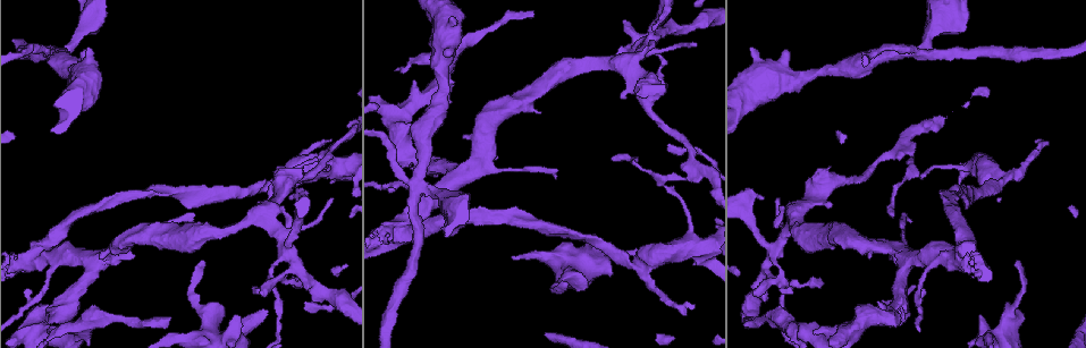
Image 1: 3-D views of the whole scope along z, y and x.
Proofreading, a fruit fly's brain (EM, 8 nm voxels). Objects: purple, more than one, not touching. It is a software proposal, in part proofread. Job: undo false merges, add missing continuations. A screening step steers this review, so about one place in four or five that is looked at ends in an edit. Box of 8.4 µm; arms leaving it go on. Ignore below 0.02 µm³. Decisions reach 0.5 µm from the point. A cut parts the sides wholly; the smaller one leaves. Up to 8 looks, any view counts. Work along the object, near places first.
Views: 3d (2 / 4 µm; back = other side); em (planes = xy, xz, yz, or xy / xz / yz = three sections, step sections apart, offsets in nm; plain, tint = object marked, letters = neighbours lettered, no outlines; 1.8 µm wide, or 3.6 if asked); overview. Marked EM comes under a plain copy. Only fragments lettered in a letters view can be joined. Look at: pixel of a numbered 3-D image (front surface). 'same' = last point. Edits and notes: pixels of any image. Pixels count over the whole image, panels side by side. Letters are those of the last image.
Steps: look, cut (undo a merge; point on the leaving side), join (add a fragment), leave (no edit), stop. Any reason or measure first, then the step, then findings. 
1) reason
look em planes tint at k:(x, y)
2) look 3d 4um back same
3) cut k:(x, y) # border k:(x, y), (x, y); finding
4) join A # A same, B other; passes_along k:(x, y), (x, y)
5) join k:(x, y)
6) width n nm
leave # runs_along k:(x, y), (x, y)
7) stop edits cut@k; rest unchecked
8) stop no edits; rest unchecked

branch point
look 3d 4um back at 1:(287, 248)

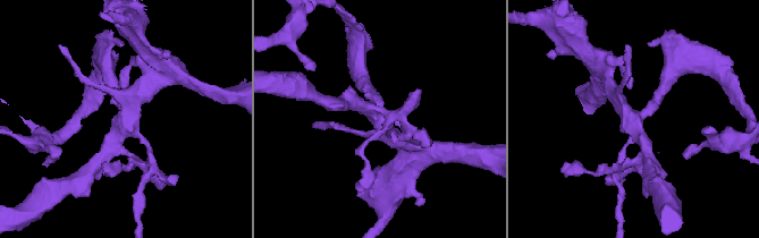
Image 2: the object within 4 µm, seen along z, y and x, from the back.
look em planes tint at 2:(632, 119)

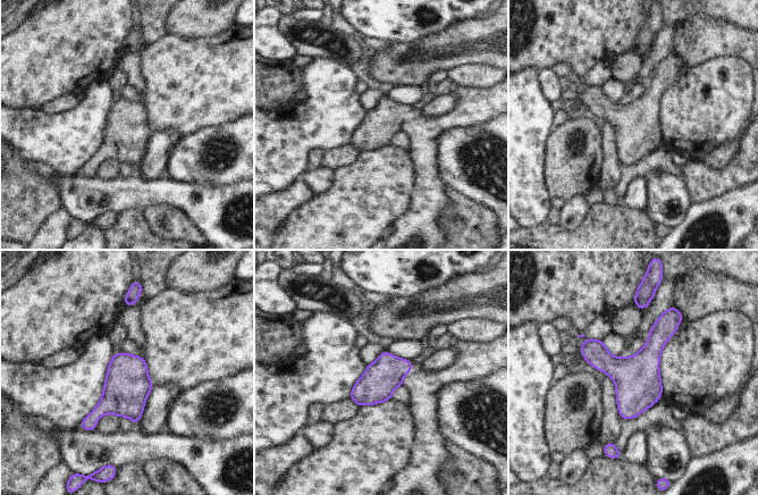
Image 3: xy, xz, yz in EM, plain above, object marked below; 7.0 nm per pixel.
look em planes letters same

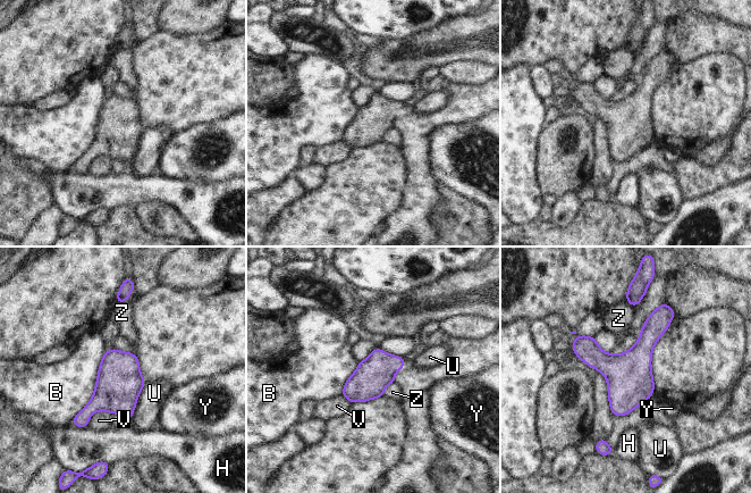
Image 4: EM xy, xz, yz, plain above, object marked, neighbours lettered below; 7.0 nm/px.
longest_contact B 550 nm
leave # B other, H other, U other, V other, Y other, Z other; border 4:(394, 382), (384, 390), (382, 397); one cell here

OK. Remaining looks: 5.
branch stops here
look em xy step 4 tint at 1:(746, 318)

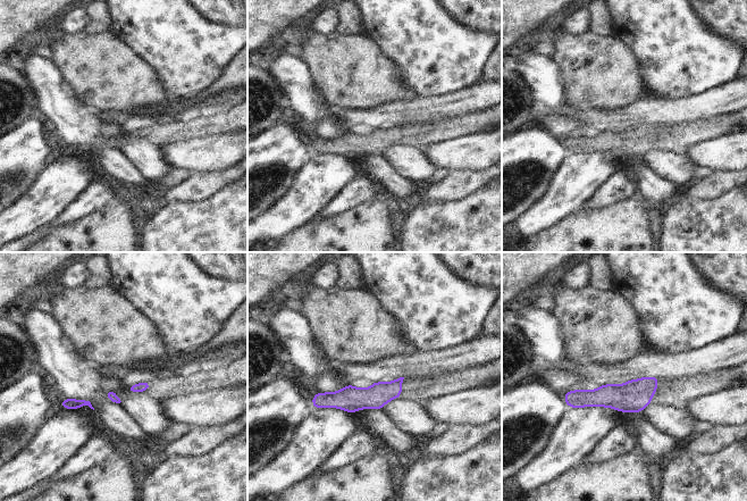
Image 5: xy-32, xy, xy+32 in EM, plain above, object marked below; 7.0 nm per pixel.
cut it another way
look em planes letters same

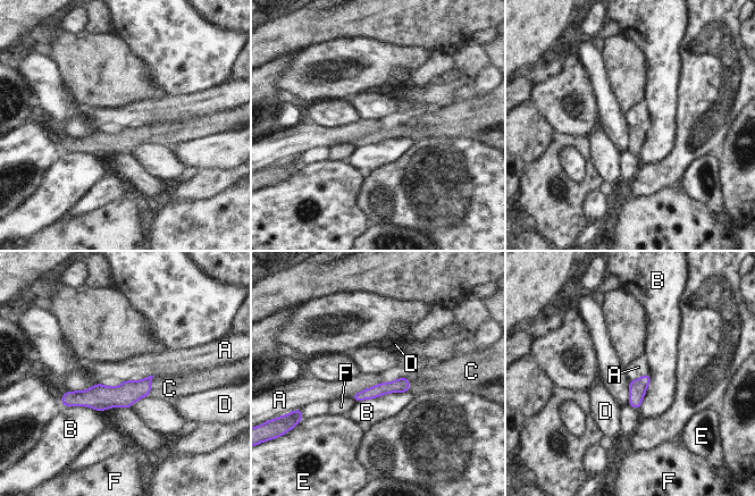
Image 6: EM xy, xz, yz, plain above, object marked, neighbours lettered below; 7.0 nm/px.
width 100 nm
join C # A other, B other, C same, D other, E other, F other; passes_along 6:(128, 392), (150, 386), (169, 388); it goes on there

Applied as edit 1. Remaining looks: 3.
stops while still wide
look em xz step 4 letters at 1:(238, 317)

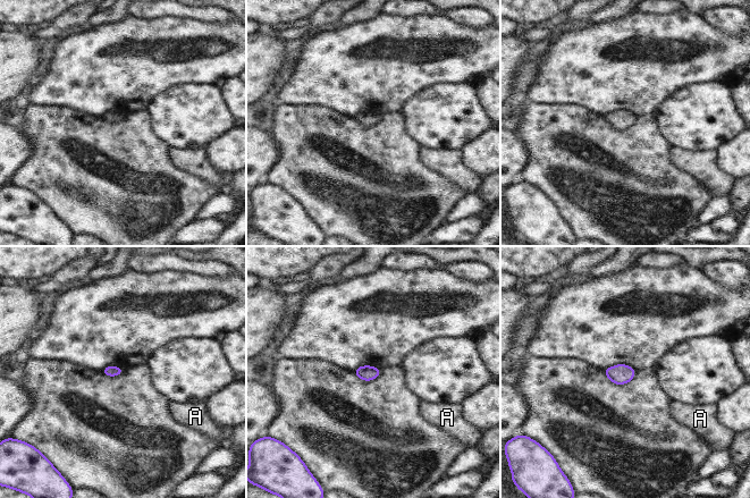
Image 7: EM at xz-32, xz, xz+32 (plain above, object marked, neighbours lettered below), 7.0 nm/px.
look em planes letters same

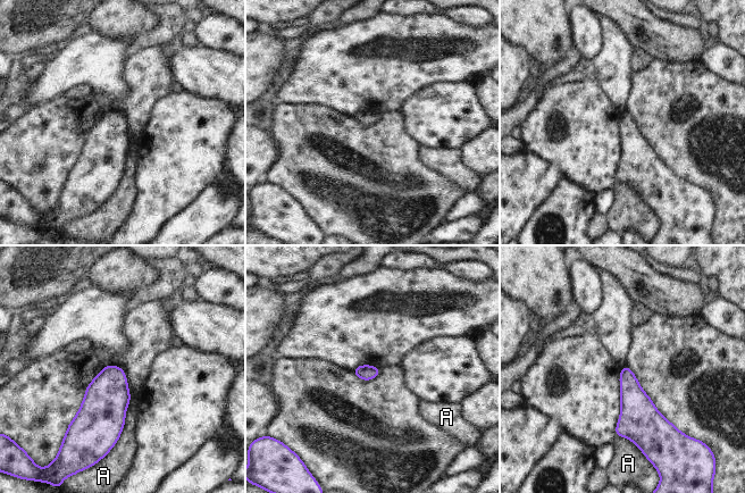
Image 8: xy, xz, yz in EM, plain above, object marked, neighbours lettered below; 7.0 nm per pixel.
leave # A other; border 8:(128, 404), (120, 436), (108, 451); no lettered fragment goes on from it

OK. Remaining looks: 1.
stop edits join@6; rest unchecked

